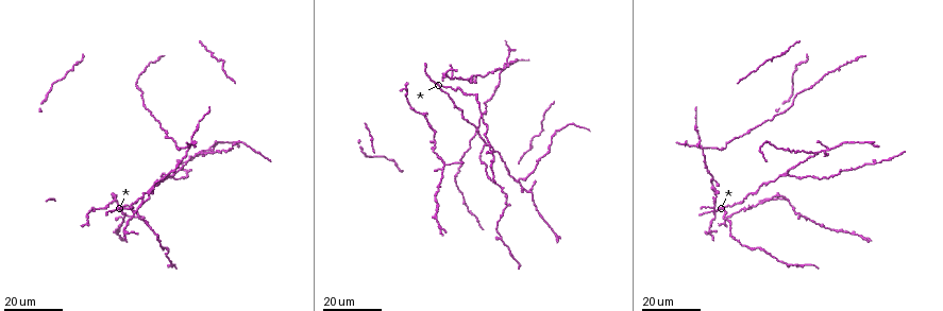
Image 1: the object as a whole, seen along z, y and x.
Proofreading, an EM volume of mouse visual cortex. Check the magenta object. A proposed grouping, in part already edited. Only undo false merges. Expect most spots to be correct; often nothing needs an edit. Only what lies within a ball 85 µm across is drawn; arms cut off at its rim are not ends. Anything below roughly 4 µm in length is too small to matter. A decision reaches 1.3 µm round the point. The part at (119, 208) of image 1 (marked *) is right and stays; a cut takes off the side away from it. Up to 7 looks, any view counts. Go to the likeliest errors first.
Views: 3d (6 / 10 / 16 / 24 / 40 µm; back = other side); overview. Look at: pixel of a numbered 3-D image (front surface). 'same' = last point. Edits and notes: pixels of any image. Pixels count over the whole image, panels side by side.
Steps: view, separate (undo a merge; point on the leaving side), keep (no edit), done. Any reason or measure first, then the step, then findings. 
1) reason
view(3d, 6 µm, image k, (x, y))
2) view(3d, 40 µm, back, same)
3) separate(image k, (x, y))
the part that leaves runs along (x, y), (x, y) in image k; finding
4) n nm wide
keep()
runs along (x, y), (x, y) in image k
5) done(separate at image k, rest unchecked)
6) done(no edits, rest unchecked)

four-way junction
view(3d, 16 µm, image 1, (508, 65))

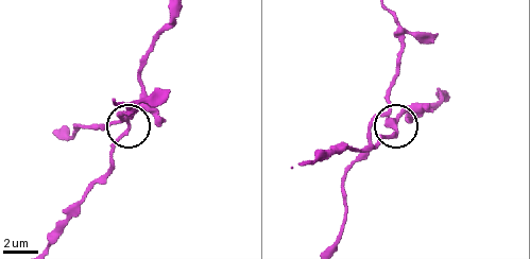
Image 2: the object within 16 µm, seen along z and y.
zoom in
view(3d, 10 µm, image 2, (389, 120))

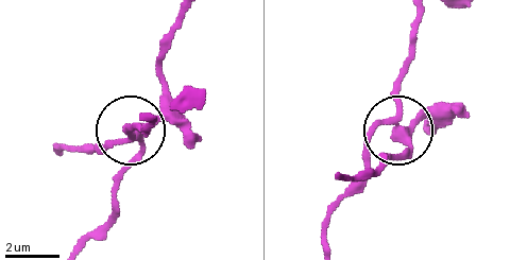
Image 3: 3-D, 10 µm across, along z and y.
separate(image 3, (98, 148))
two cells meet here

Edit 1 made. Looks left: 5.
see it whole again
view(overview)

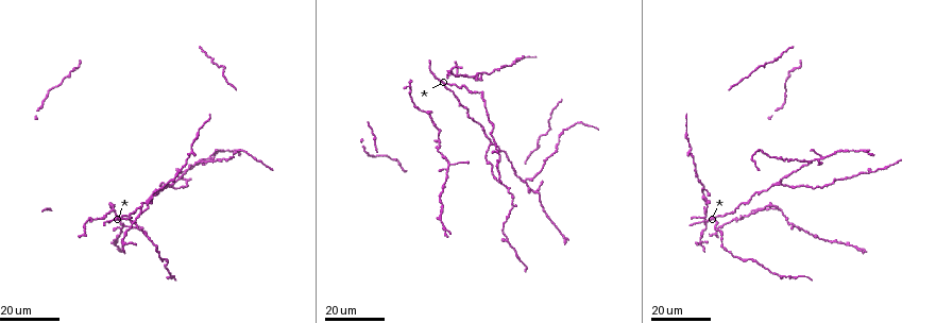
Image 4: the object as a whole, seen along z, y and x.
looks like a crossing
view(3d, 24 µm, image 4, (209, 156))

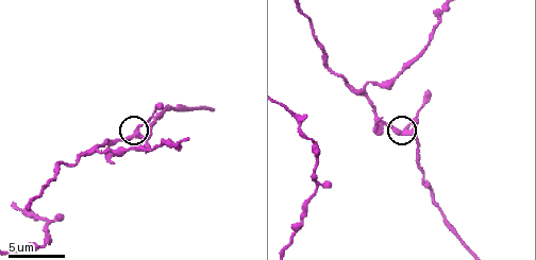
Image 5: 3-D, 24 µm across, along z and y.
view(3d, 6 µm, image 5, (138, 131))

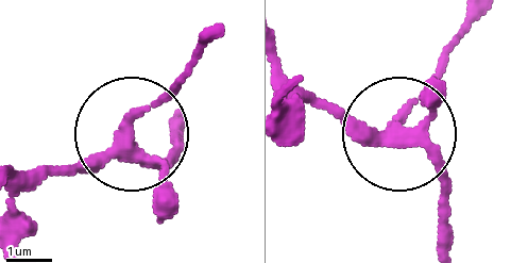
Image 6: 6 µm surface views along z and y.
280 nm wide
keep()
runs along (26, 169), (94, 162), (192, 59) in image 6; all the same cell

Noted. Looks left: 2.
a fork
view(3d, 6 µm, image 5, (94, 148))

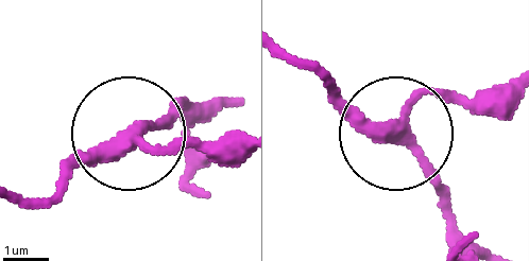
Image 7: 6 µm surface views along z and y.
side arm 29 µm; 3 arms
keep()
all the same cell

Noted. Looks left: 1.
done(separate at image 3, rest unchecked)

